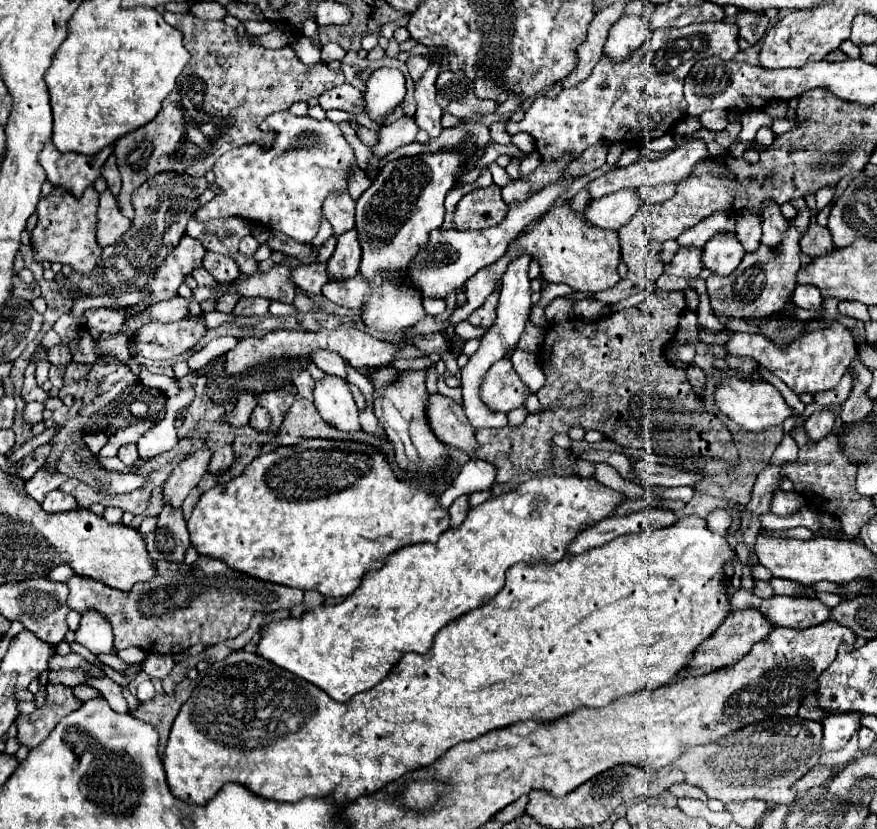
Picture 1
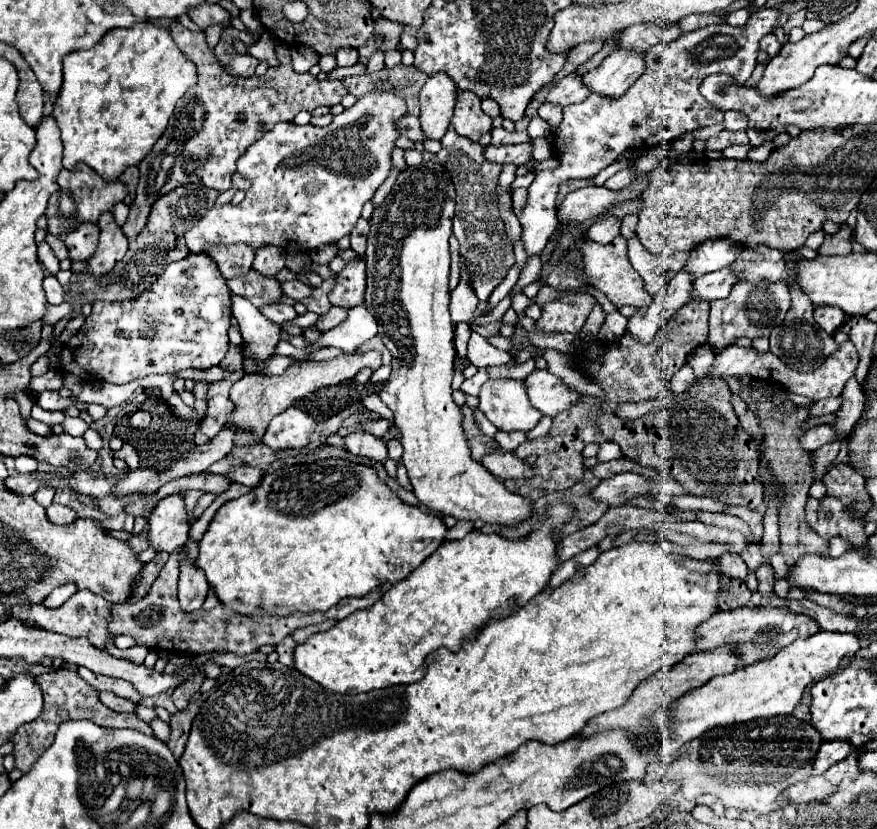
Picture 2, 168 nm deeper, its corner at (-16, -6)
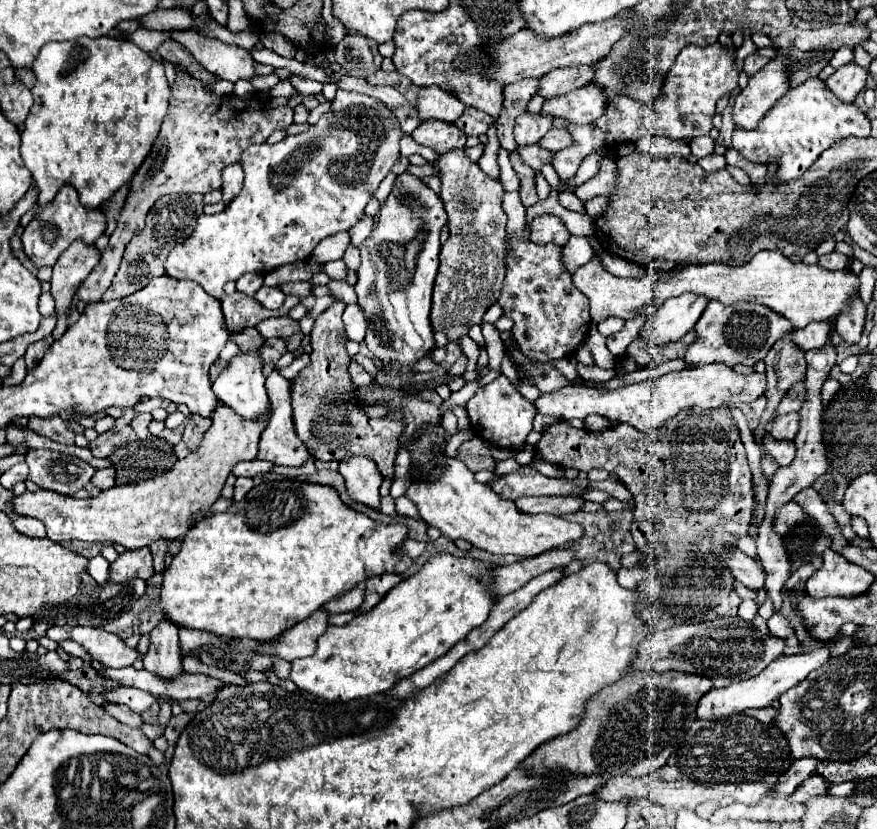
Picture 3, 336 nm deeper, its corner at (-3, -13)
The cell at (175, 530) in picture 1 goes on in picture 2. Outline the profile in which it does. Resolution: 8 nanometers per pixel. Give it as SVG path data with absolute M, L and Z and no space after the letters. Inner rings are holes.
M186 545L178 547L176 553L180 555L180 583L178 583L178 599L184 611L196 611L202 607L206 593L208 593L208 581L204 577L204 571L196 565L194 559L190 559L190 553Z

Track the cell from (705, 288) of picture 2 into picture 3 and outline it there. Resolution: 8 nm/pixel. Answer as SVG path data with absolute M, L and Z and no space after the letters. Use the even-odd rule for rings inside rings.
M683 294L677 298L669 298L647 320L639 336L645 340L647 346L665 346L669 342L677 342L693 330L707 302L709 300L699 298L699 294Z

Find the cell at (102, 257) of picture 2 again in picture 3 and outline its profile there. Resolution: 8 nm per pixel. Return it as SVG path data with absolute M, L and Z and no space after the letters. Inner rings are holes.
M73 242L53 266L53 286L51 296L57 302L57 326L53 338L59 340L69 326L69 306L81 282L97 266L101 252L95 246L83 246L83 242Z

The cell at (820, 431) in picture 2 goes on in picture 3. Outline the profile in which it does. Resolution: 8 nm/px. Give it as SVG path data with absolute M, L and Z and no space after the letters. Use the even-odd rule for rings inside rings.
M765 438L763 440L763 450L769 458L773 458L779 466L789 466L791 460L795 458L795 444L791 440L773 440Z

